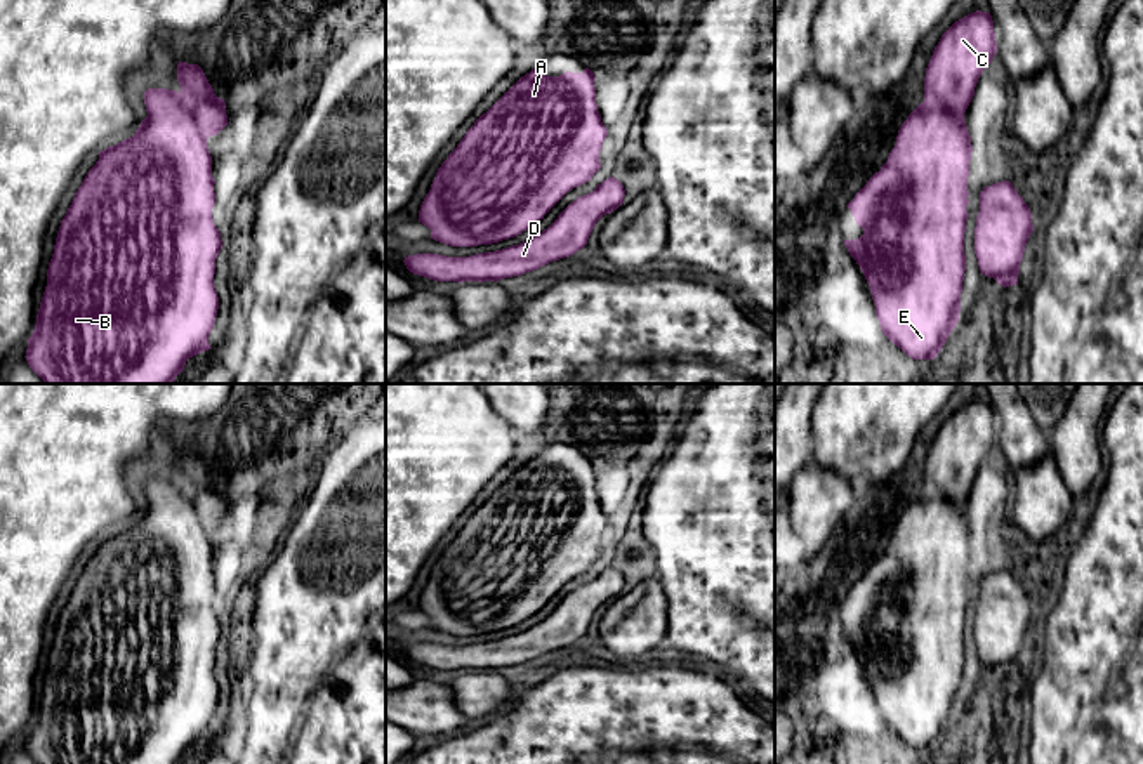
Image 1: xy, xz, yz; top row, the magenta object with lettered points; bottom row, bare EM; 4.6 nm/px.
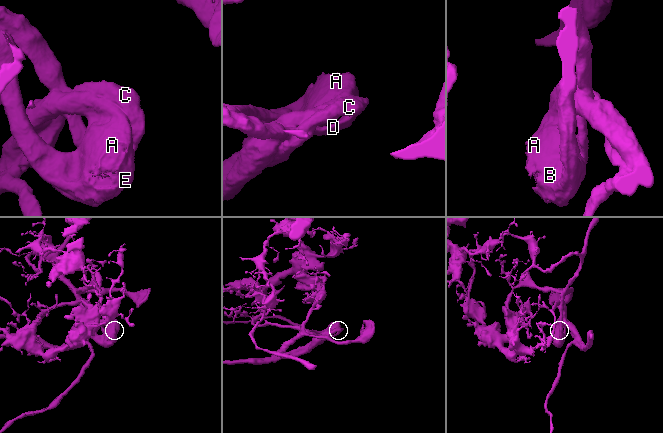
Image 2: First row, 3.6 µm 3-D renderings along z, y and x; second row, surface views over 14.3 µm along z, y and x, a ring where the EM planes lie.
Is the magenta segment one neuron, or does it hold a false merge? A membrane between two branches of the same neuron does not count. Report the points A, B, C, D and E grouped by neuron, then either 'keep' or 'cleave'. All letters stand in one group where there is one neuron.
groups A B C D E; keep

